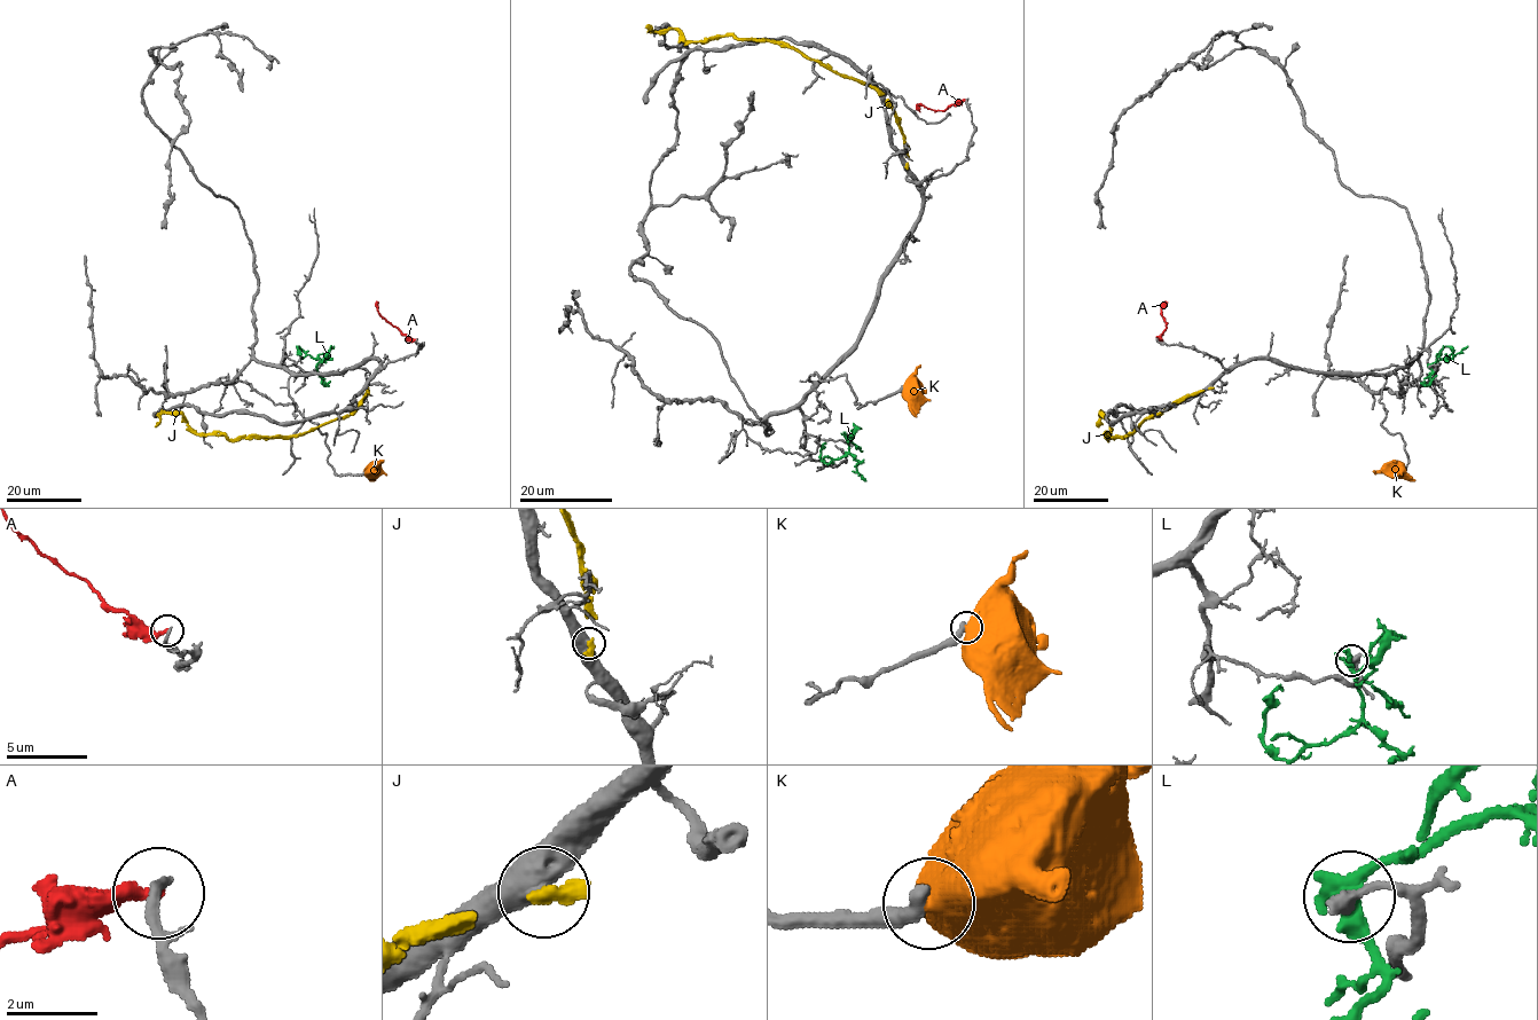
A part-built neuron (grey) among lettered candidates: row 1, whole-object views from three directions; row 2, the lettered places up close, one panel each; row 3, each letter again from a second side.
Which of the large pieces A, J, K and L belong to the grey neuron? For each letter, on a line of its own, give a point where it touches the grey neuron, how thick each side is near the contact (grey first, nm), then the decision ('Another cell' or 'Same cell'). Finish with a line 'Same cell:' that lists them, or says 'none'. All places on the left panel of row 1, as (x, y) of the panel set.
A: Touches grey at (416, 339). Thickness 240 nm (grey) against 320 nm. Another cell
J: Touches grey at (367, 387). Thickness 550 nm (grey) against 400 nm. Another cell
K: Touches grey at (365, 473). Thickness 440 nm (grey) against 800 nm. Same cell
L: Touches grey at (318, 366). Thickness 320 nm (grey) against 420 nm. Another cell
Same cell: K

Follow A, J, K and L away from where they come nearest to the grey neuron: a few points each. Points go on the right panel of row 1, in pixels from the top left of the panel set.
A: (1158, 339), (1166, 328), (1161, 314), (1166, 300)
J: (1210, 387), (1177, 399), (1131, 434), (1108, 439), (1105, 434), (1109, 434), (1109, 422), (1101, 413), (1097, 426)
K: (1391, 473), (1414, 480)
L: (1429, 366), (1448, 359), (1453, 351), (1445, 346), (1435, 359)

